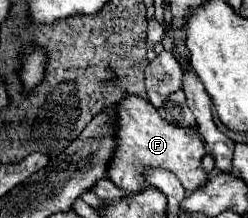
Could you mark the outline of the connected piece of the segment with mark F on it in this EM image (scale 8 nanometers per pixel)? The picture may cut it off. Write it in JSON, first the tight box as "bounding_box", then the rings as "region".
{"bounding_box":[109,95,207,193],"region":[[[129,95],[119,103],[117,123],[119,123],[117,151],[109,165],[109,179],[119,189],[127,193],[143,191],[147,187],[145,181],[147,167],[161,167],[175,173],[187,191],[195,191],[207,183],[207,173],[201,167],[201,159],[207,151],[195,129],[175,127],[167,123],[149,101],[143,101],[141,97],[135,95]]]}

